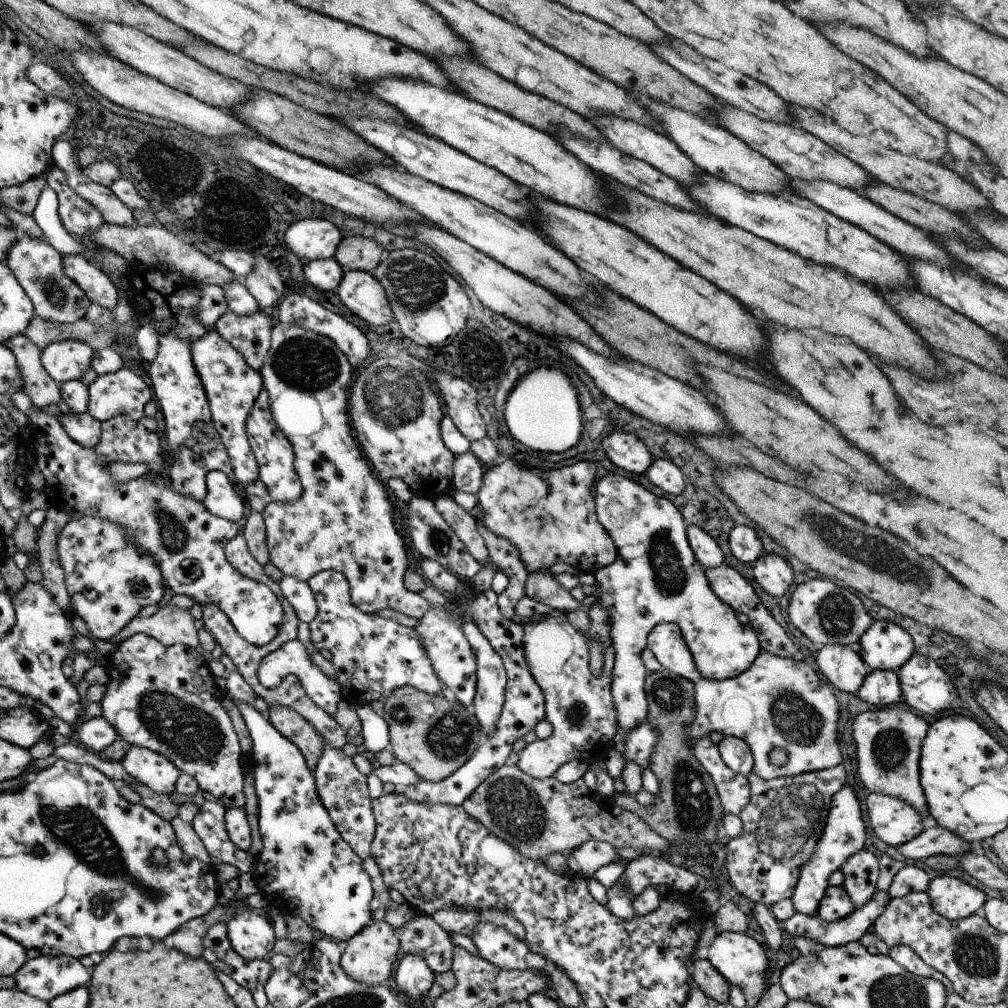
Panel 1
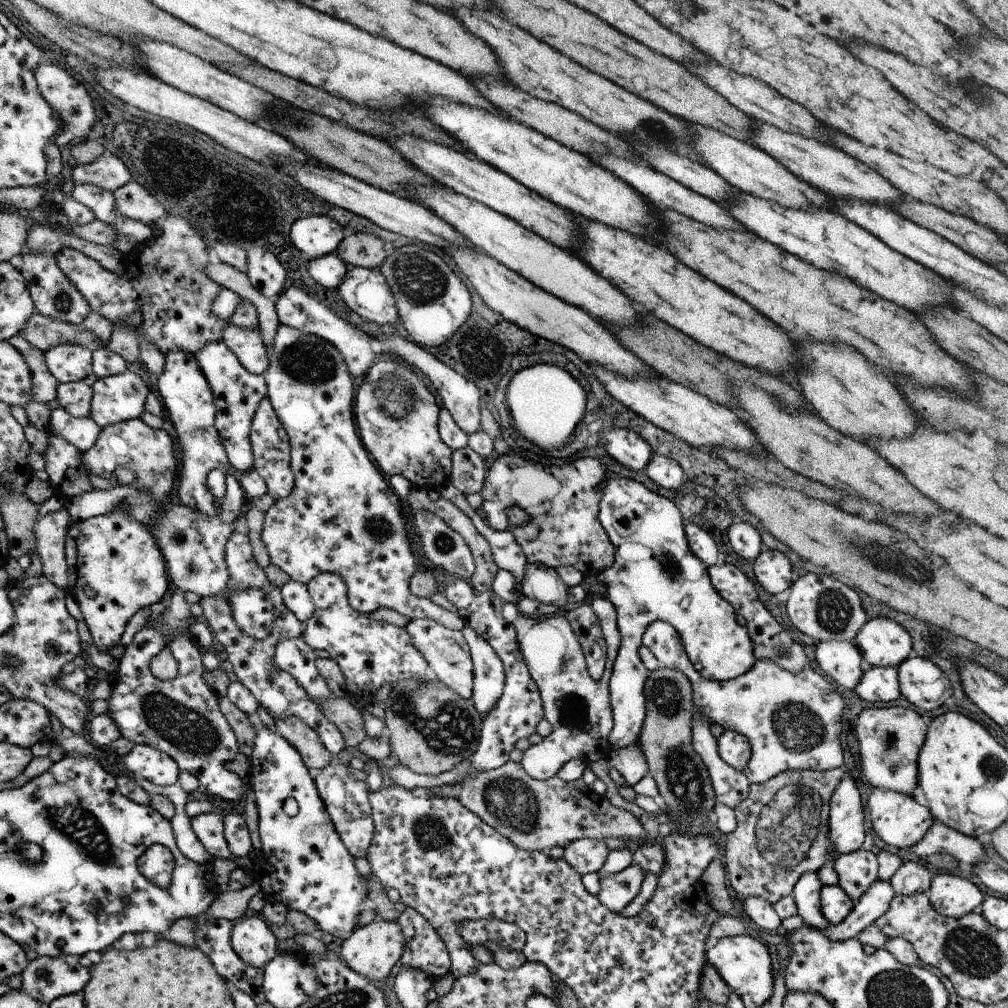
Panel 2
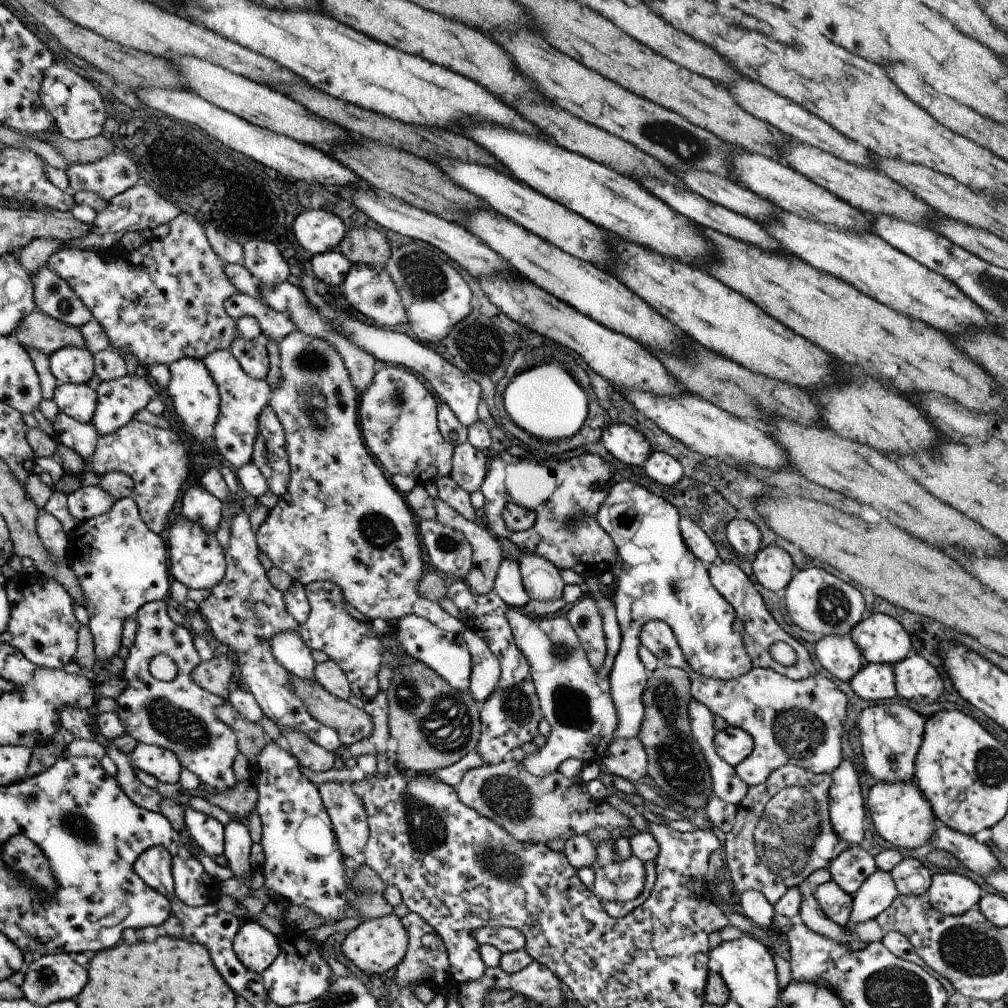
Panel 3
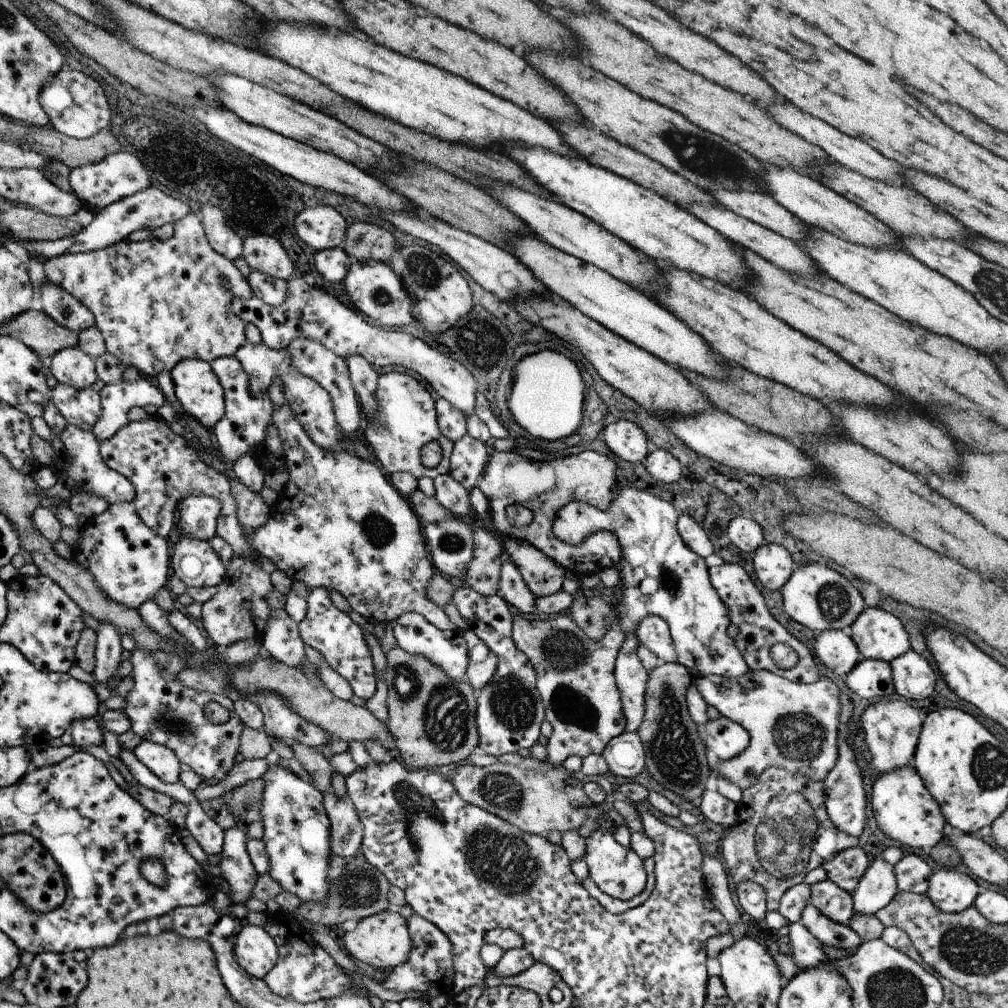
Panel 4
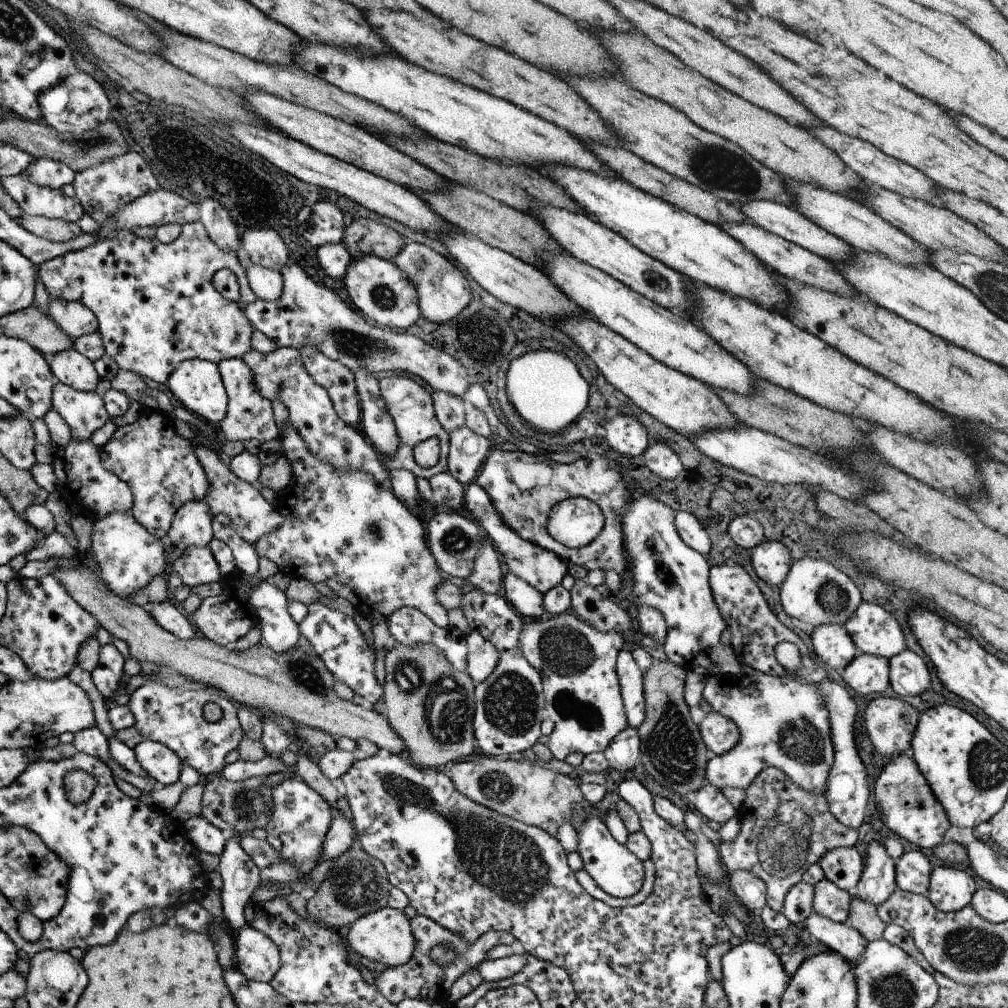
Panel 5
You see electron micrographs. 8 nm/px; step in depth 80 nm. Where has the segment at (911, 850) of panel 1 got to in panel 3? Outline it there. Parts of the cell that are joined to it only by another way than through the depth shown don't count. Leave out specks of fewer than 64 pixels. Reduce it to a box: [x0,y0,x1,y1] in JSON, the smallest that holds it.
[916,823,1004,879]

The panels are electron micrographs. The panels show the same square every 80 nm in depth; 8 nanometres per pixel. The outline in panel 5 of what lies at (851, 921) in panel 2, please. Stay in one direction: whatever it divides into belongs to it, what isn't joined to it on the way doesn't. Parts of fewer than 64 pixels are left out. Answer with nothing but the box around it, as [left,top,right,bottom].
[849,839,897,906]

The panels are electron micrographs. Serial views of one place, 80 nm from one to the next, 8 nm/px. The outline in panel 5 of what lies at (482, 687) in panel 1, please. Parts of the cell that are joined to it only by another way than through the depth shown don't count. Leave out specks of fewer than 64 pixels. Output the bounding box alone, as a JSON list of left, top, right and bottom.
[466,630,499,684]

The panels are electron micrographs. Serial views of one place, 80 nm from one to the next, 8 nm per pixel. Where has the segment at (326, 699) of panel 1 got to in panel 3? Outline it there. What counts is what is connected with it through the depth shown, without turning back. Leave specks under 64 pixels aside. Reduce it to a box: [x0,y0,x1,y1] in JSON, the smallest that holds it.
[269,631,317,679]

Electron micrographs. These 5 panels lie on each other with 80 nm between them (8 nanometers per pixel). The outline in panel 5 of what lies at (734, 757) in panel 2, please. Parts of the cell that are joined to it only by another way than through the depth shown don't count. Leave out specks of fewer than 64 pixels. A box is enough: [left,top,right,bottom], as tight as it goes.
[698,712,738,755]

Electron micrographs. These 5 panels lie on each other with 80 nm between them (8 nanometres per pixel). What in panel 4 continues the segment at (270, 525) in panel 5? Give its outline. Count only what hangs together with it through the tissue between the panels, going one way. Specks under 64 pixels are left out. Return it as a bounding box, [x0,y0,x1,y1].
[229,478,270,536]

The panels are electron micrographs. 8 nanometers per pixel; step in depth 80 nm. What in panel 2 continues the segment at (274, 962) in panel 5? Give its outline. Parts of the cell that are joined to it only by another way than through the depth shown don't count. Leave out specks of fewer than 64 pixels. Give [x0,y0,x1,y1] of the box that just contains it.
[231,914,278,969]

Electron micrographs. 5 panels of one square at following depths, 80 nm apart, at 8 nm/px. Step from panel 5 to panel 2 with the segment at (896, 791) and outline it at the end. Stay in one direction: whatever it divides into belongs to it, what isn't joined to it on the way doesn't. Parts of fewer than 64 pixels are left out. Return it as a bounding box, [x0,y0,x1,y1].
[868,787,934,848]

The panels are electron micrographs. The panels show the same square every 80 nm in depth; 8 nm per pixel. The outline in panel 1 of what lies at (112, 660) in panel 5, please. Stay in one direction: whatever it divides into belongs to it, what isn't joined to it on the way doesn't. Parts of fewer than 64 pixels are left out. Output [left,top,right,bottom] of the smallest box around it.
[58,517,166,640]

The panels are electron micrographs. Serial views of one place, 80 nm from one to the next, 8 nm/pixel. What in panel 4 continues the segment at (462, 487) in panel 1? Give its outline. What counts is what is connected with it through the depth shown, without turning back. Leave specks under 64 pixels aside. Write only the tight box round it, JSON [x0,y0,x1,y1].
[449,434,489,490]

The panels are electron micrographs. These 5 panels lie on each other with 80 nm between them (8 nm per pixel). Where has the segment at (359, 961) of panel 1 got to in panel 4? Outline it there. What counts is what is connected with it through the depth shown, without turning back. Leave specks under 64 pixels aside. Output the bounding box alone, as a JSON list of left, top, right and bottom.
[343,909,413,968]

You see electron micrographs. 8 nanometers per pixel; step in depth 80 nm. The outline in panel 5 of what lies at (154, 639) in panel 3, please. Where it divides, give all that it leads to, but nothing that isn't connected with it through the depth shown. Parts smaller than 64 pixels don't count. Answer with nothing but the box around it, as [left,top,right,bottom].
[127,663,244,779]

